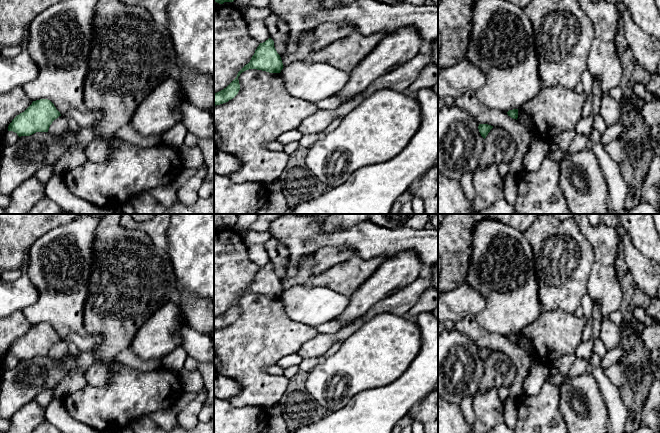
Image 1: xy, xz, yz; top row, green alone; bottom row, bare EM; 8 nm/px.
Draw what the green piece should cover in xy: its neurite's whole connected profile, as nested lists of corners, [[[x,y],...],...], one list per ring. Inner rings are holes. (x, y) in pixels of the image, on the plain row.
[[[36,324],[12,344],[8,355],[15,356],[19,361],[30,360],[36,356],[48,356],[52,346],[59,340],[60,336],[50,324]]]

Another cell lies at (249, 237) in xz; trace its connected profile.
[[[248,230],[244,232],[241,237],[246,245],[264,244],[265,242],[270,240],[271,234],[268,231],[257,232],[253,230]]]

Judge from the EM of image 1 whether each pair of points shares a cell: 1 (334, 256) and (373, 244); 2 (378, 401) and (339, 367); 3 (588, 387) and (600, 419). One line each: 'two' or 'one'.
1: two
2: two
3: one

